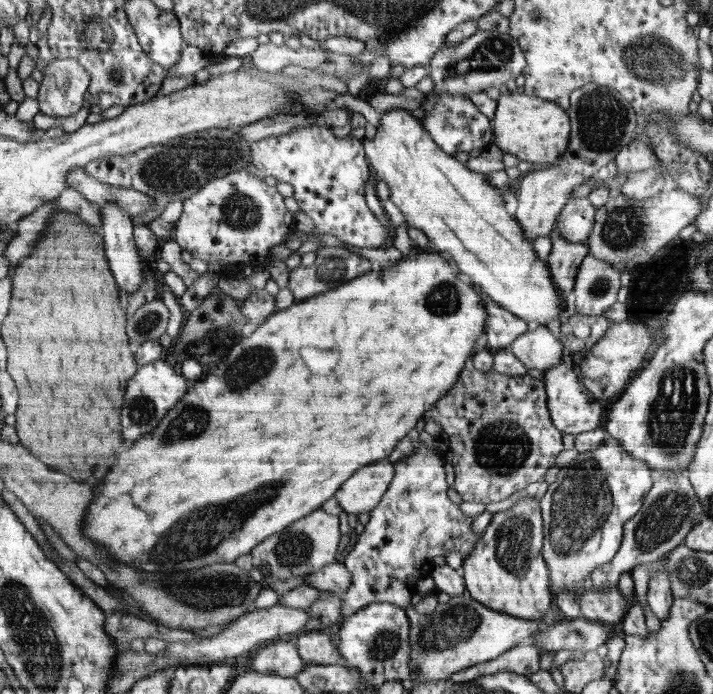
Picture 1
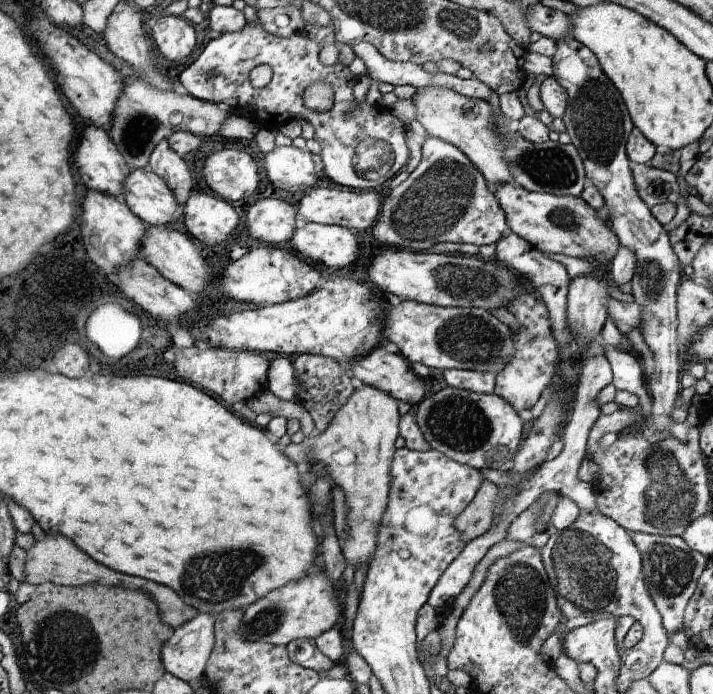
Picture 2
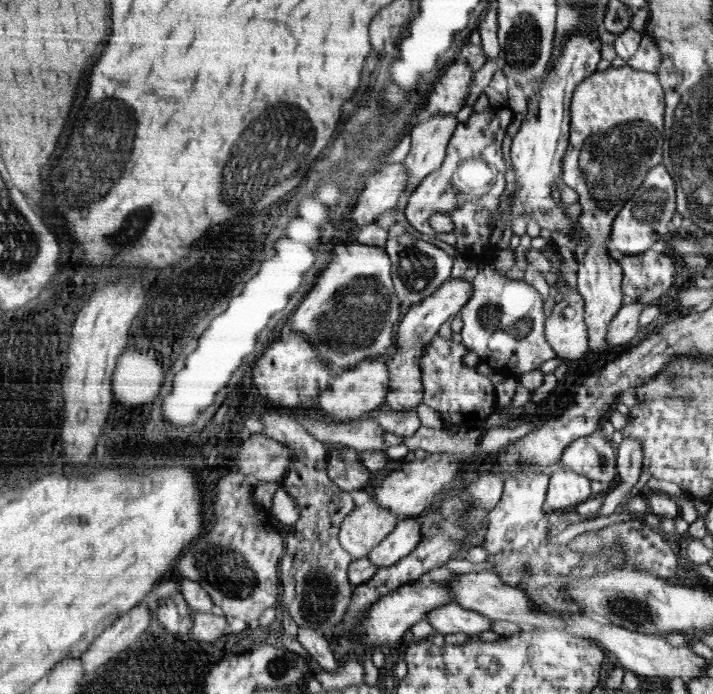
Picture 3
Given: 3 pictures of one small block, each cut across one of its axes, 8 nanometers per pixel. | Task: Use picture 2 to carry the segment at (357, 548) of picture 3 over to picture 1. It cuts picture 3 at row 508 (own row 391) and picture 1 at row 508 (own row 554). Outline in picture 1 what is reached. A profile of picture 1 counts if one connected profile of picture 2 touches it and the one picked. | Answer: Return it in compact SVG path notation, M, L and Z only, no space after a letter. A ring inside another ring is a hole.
M387 457L378 464L358 470L345 480L342 490L336 494L336 499L346 513L370 513L381 503L394 475L394 466Z

